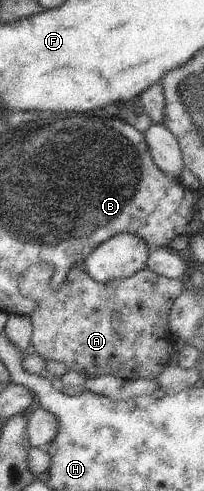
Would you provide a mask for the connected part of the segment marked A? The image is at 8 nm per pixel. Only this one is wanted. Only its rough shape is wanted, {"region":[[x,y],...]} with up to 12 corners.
{"region":[[24,272],[30,344],[87,379],[156,379],[188,281]]}

